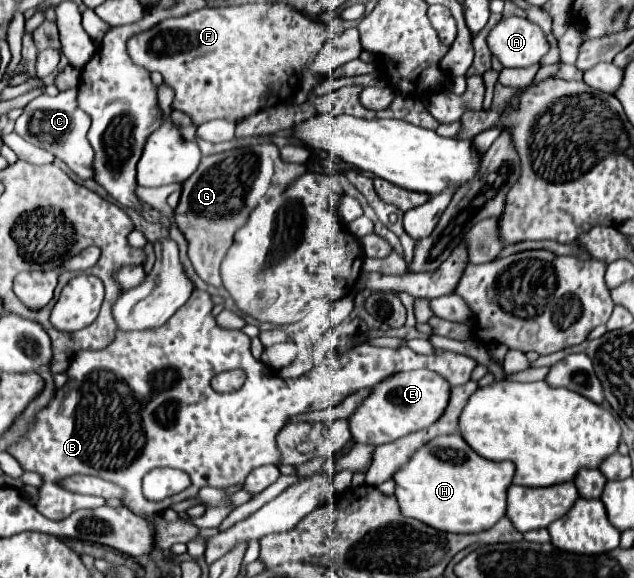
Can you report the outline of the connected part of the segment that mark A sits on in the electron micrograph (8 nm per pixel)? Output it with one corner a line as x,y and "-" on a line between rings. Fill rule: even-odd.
527,17
501,19
489,33
487,45
503,67
539,65
549,51
545,33

